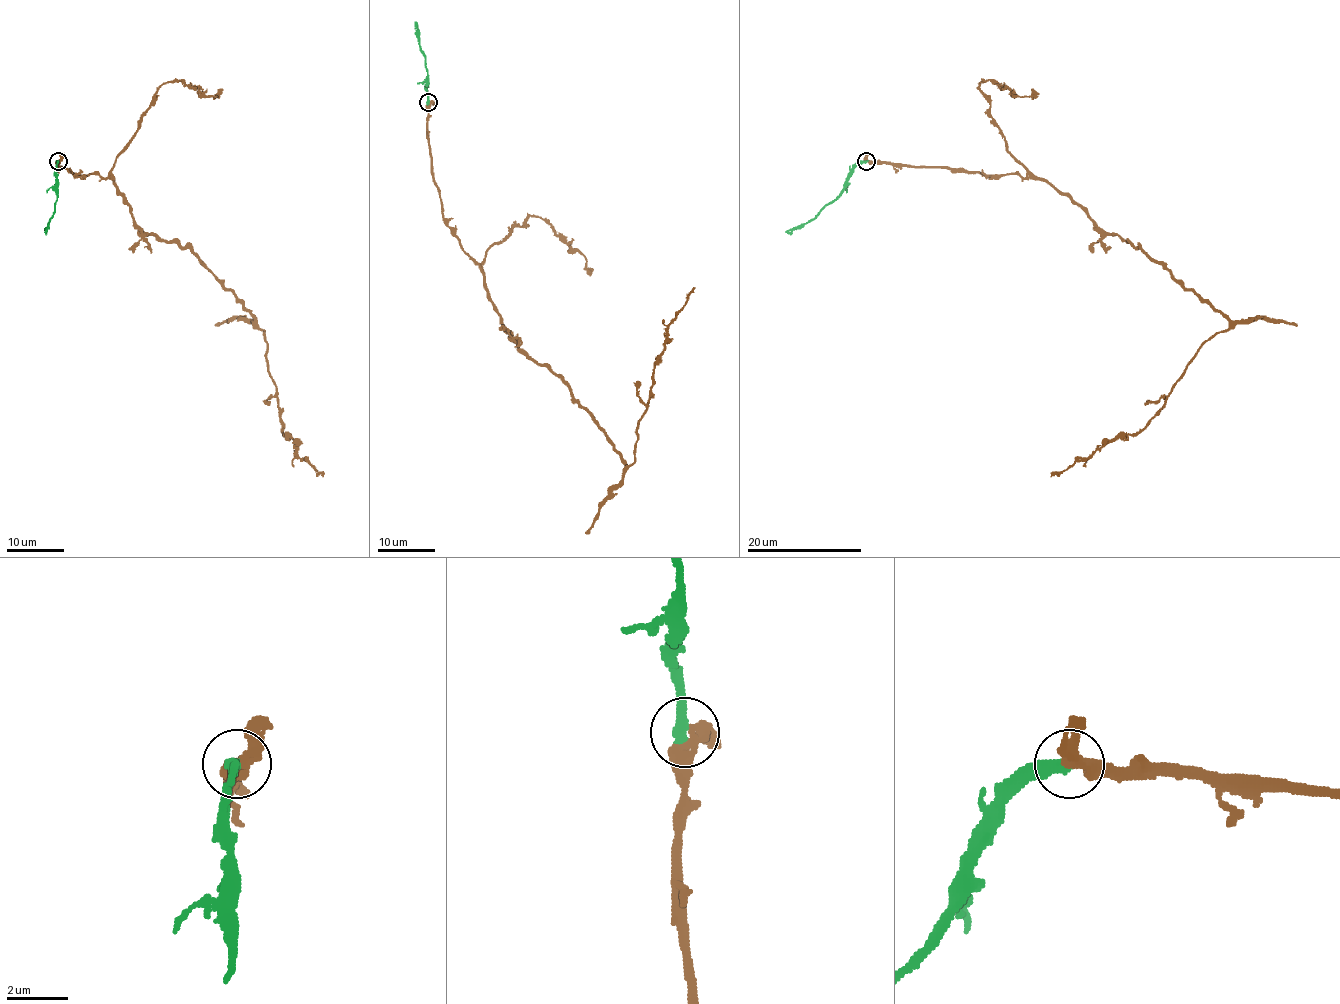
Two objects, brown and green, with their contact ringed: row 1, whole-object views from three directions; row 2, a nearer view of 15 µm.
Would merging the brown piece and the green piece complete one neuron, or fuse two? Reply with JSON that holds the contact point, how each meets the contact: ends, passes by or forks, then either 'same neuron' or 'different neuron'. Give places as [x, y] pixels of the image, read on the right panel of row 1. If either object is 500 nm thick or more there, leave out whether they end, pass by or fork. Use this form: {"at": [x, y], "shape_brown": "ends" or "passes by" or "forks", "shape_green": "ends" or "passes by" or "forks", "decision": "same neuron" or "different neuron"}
{"at": [866, 161], "shape_brown": "passes by", "shape_green": "ends", "decision": "same neuron"}

